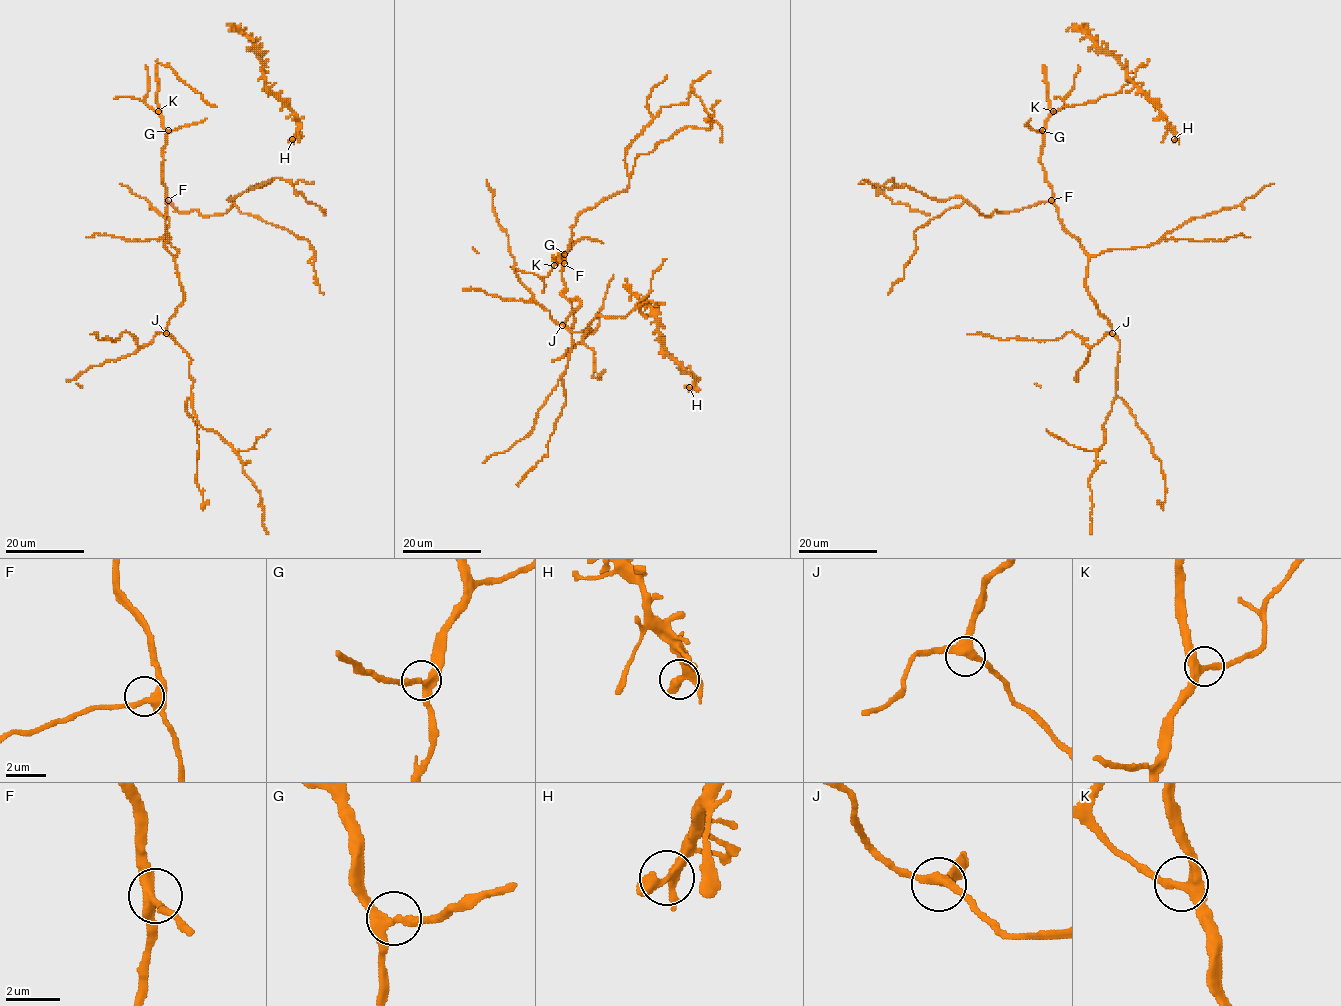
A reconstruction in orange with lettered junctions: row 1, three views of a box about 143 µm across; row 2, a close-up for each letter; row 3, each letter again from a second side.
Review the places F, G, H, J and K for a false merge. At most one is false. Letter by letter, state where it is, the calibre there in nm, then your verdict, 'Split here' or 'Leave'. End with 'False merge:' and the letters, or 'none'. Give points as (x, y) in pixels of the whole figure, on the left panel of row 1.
F: Place: (168, 200). Thickness 320 nm. Leave
G: Place: (168, 130). Thickness 320 nm. Leave
H: Place: (292, 139). Thickness 280 nm. Leave
J: Place: (166, 333). Thickness 340 nm. Leave
K: Place: (158, 111). Thickness 280 nm. Leave
False merge: none

